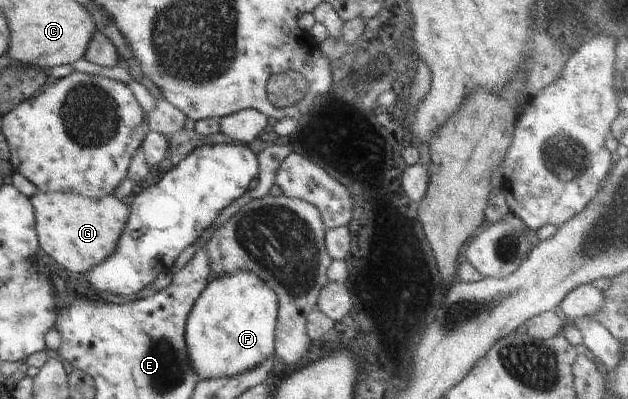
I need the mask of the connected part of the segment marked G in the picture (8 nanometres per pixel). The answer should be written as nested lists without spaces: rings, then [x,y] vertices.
[[[36,191],[30,198],[35,212],[39,247],[58,264],[78,274],[104,262],[116,250],[119,236],[129,219],[129,201],[119,201],[113,194],[90,198],[76,193]]]

